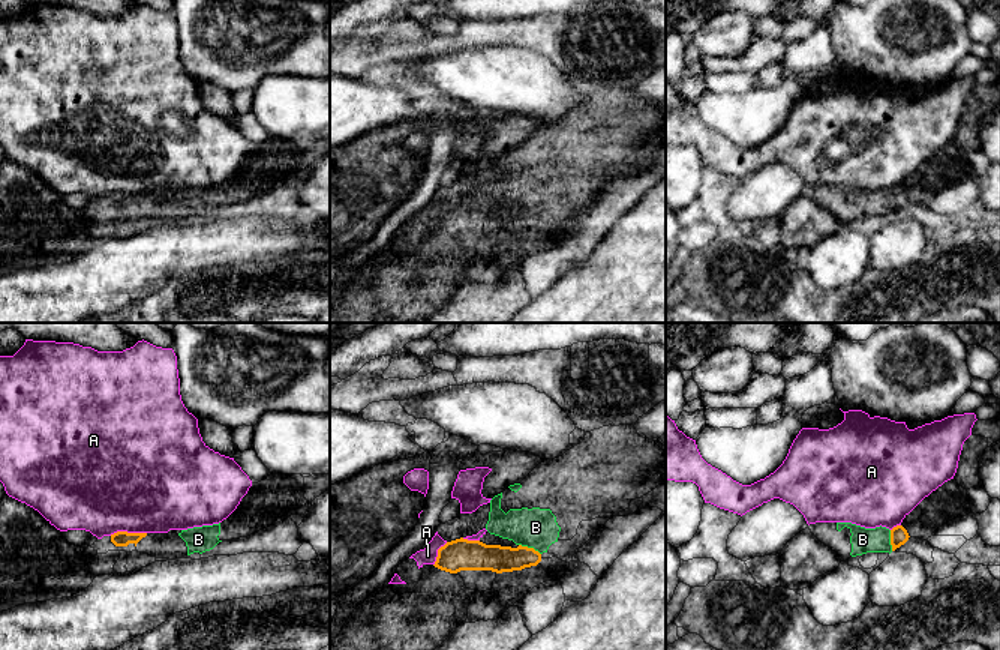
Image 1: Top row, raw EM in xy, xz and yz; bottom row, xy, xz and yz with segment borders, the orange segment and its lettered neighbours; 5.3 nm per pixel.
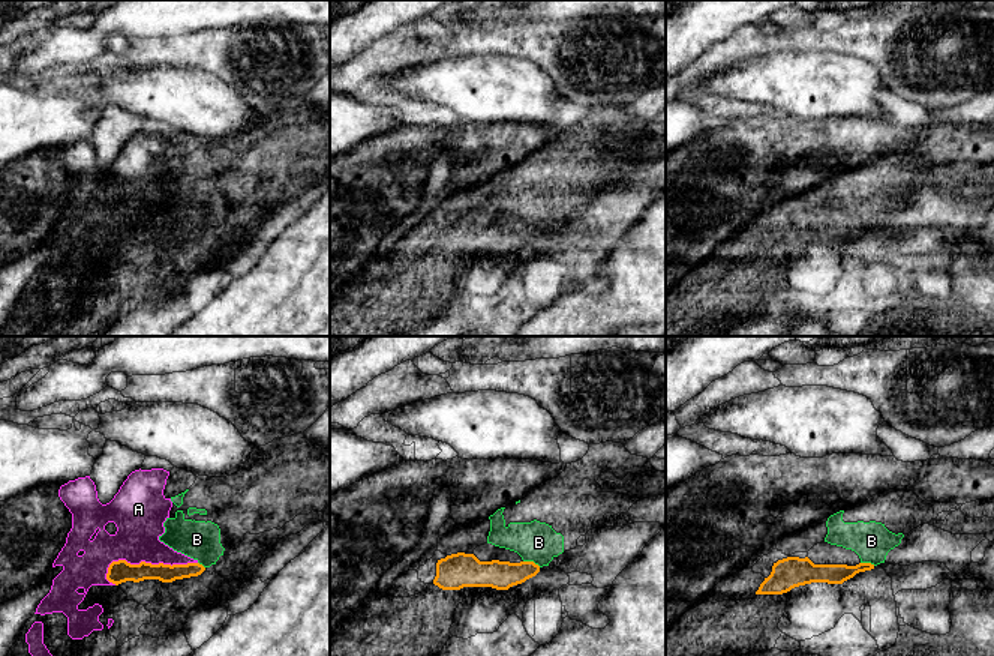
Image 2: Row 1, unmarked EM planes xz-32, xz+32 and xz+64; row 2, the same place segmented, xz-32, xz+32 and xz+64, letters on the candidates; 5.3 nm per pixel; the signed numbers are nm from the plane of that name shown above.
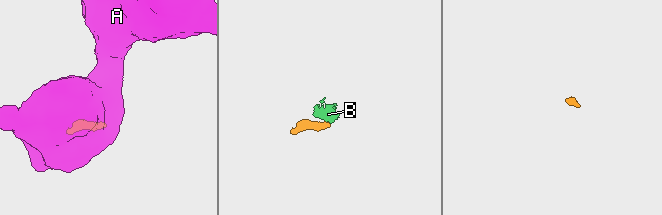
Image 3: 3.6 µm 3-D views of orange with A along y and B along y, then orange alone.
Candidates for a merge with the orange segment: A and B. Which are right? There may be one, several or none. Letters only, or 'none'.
B

